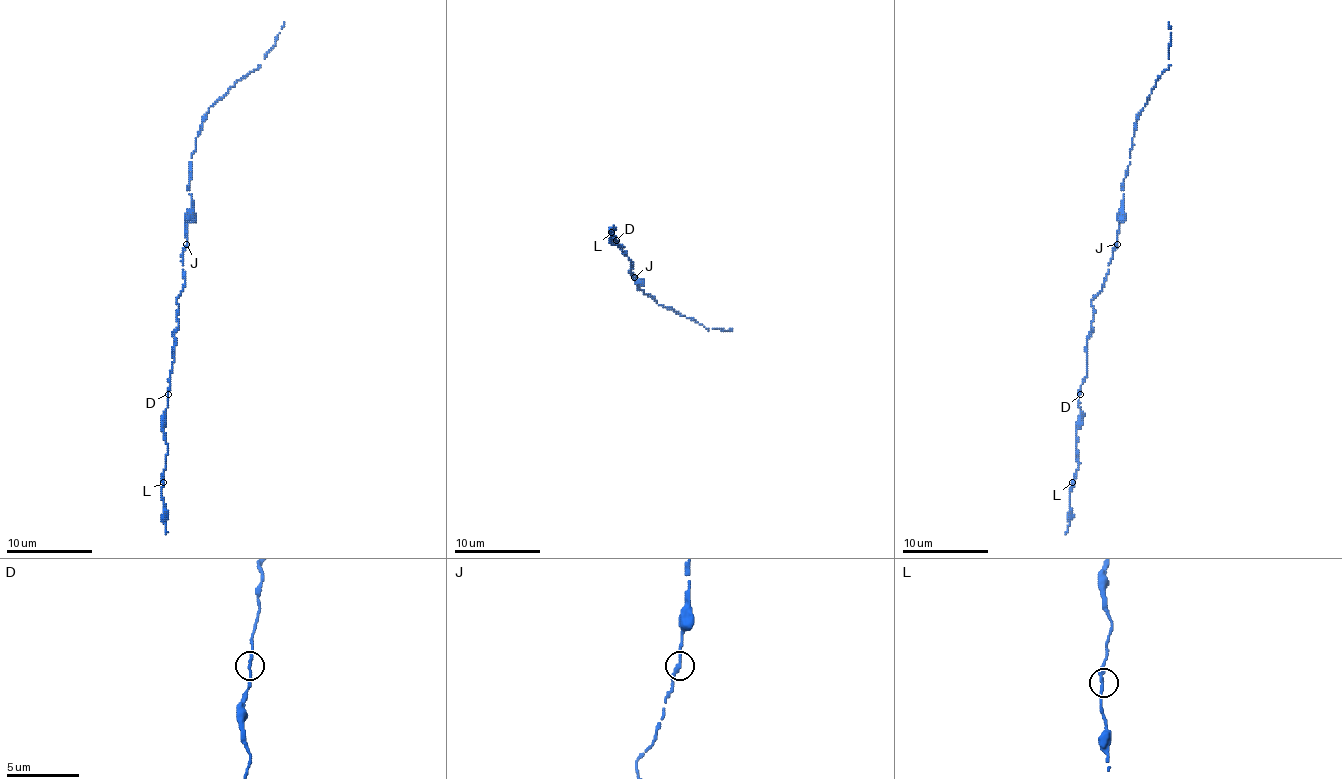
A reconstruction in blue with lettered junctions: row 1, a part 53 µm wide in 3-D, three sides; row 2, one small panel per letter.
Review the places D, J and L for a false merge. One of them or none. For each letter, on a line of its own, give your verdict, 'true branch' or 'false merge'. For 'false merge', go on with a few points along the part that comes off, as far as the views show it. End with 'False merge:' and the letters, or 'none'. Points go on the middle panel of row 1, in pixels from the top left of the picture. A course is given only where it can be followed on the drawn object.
D: true branch
J: true branch
L: true branch
False merge: none

